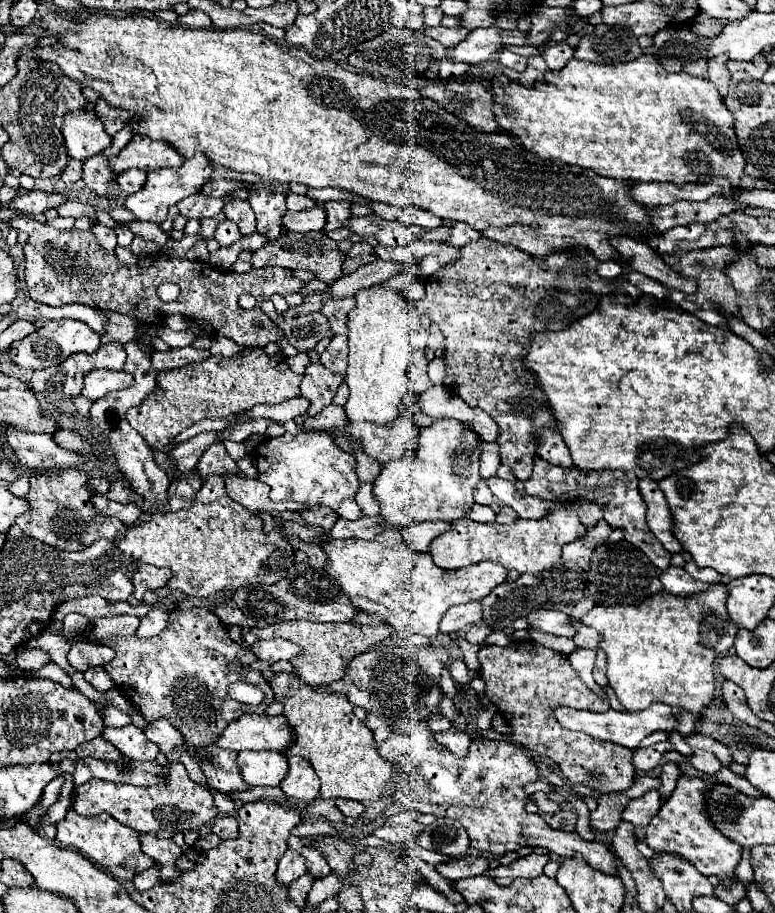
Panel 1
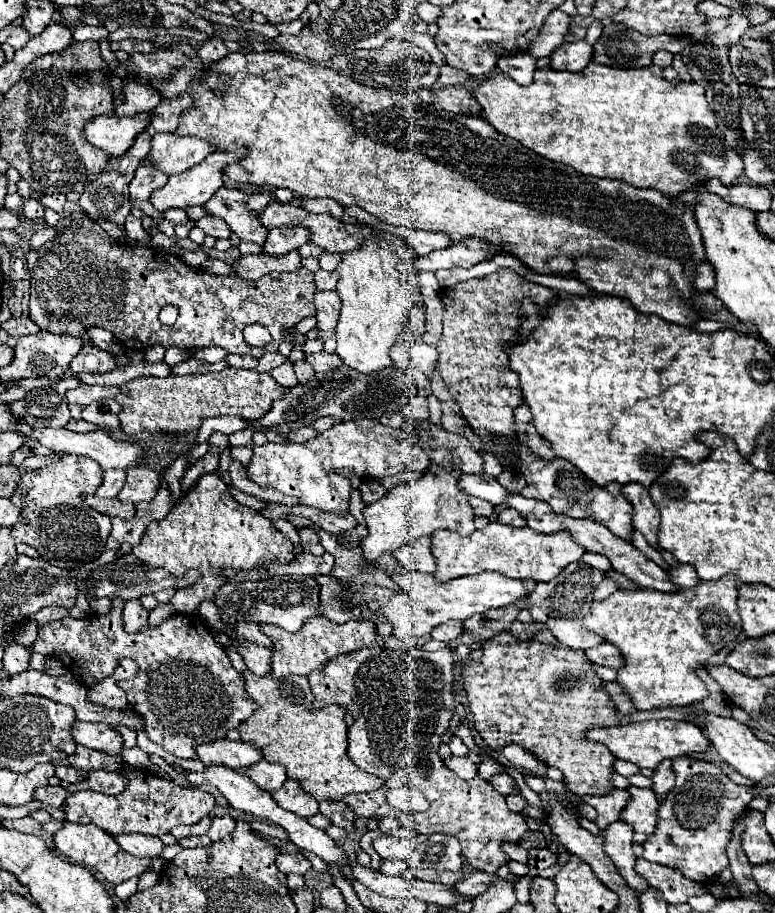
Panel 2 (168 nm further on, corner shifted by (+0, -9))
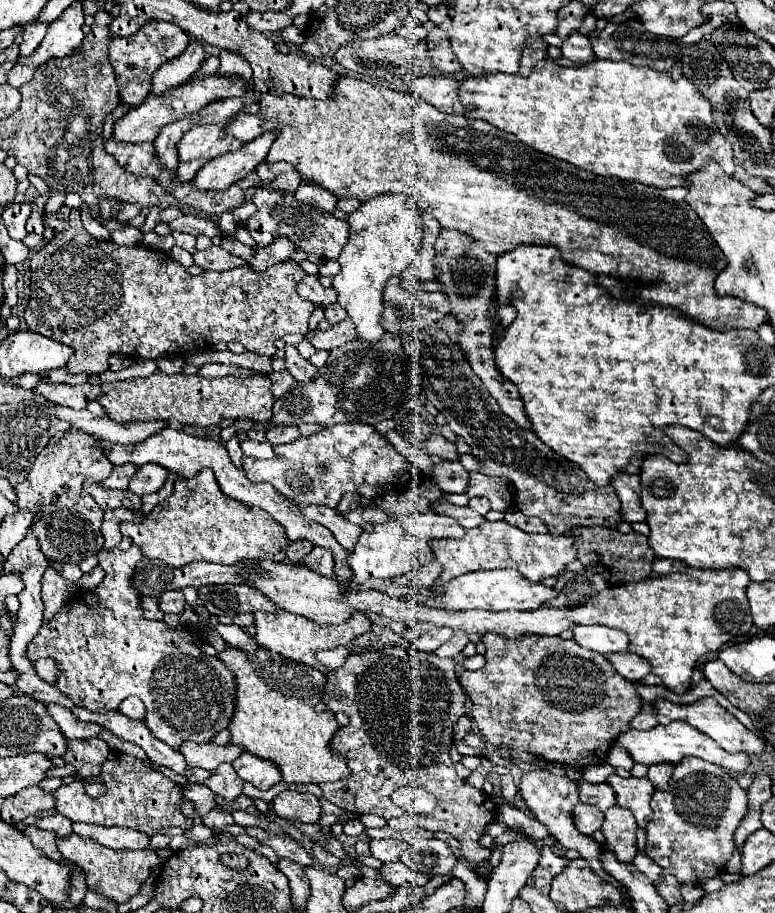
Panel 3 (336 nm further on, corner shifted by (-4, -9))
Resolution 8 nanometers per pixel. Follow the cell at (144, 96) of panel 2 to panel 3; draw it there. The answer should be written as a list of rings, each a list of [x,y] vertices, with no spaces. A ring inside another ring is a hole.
[[[192,42],[178,58],[162,64],[152,76],[150,96],[162,96],[172,88],[182,86],[200,68],[204,56],[206,54],[202,50],[202,44]]]

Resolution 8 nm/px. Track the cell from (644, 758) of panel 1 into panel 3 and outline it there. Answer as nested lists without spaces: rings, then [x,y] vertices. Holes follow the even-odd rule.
[[[618,744],[612,746],[610,756],[608,756],[608,762],[610,762],[614,768],[624,768],[624,770],[632,770],[632,766],[634,766],[634,762],[632,762],[630,756],[628,756],[628,752],[626,752],[622,746],[618,746]]]

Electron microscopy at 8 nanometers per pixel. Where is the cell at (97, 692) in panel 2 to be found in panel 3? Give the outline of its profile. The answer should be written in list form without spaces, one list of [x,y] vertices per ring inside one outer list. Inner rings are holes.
[[[128,696],[126,700],[122,700],[118,710],[130,718],[144,718],[144,714],[146,714],[142,700],[138,700],[136,696]]]

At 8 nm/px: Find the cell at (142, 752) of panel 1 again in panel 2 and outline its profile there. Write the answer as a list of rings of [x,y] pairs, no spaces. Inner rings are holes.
[[[78,722],[72,728],[76,744],[82,744],[92,750],[102,750],[108,754],[122,754],[122,736],[110,724],[92,724]]]

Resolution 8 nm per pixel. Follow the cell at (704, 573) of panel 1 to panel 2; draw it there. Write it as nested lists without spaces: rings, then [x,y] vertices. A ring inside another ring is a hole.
[[[680,564],[674,568],[668,568],[668,572],[670,572],[670,580],[674,580],[674,584],[678,584],[680,588],[692,588],[692,586],[700,584],[700,578],[690,564]]]

